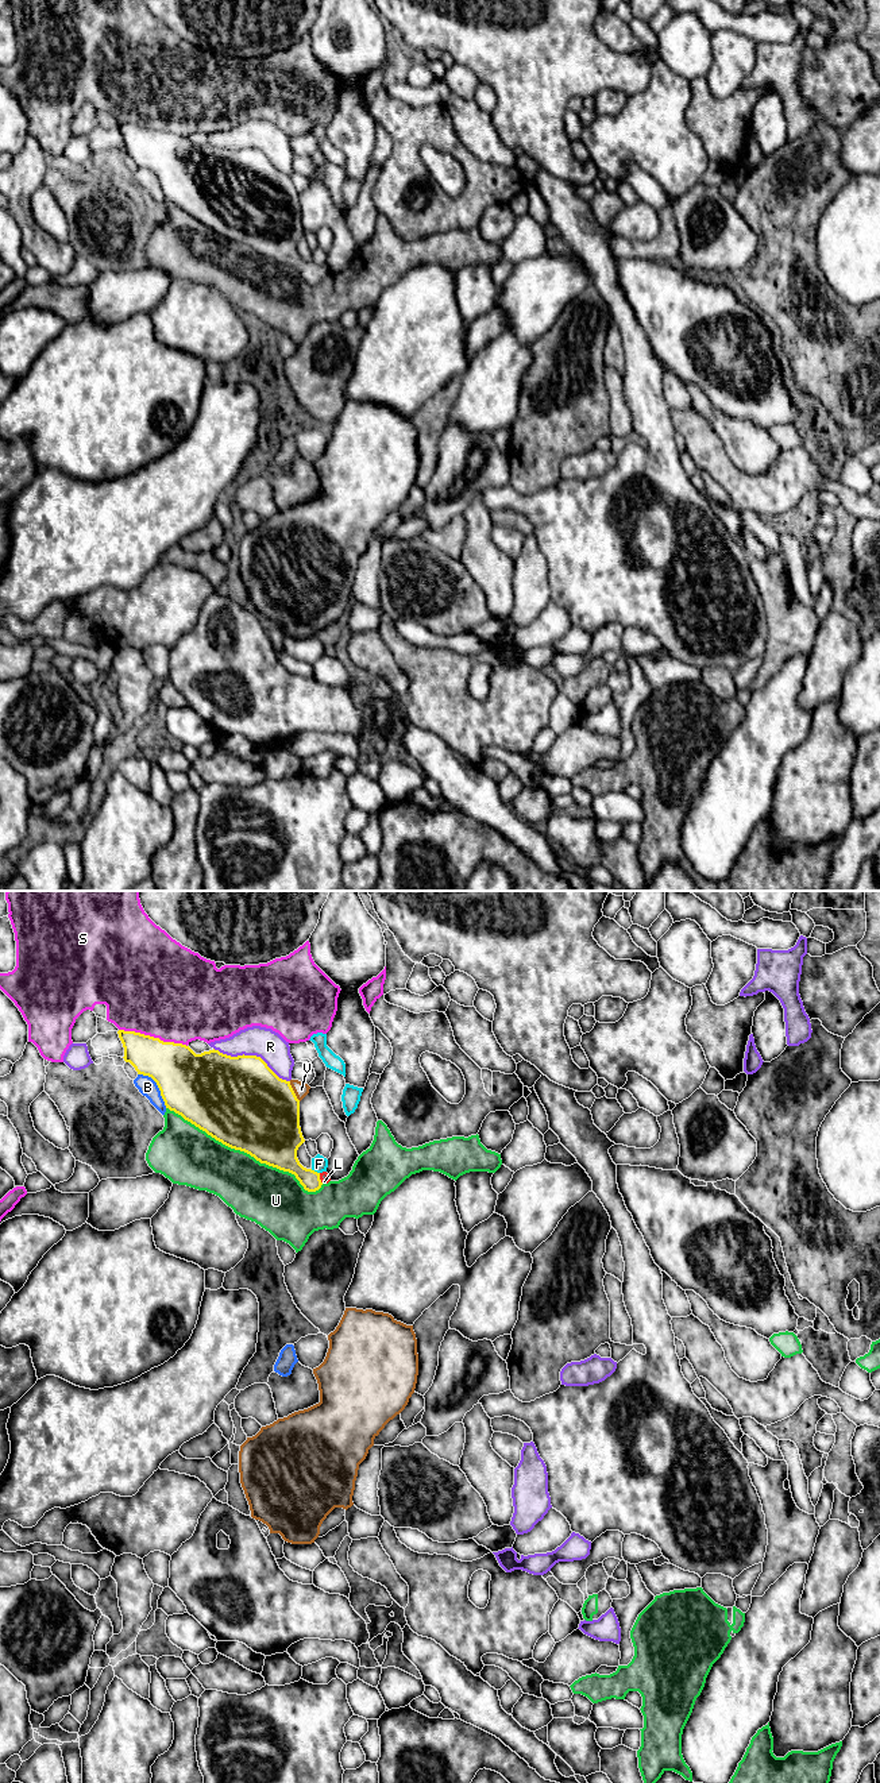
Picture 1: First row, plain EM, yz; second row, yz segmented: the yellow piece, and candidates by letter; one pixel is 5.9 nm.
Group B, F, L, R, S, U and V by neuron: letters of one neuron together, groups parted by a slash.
B / F / L / R / S U / V

